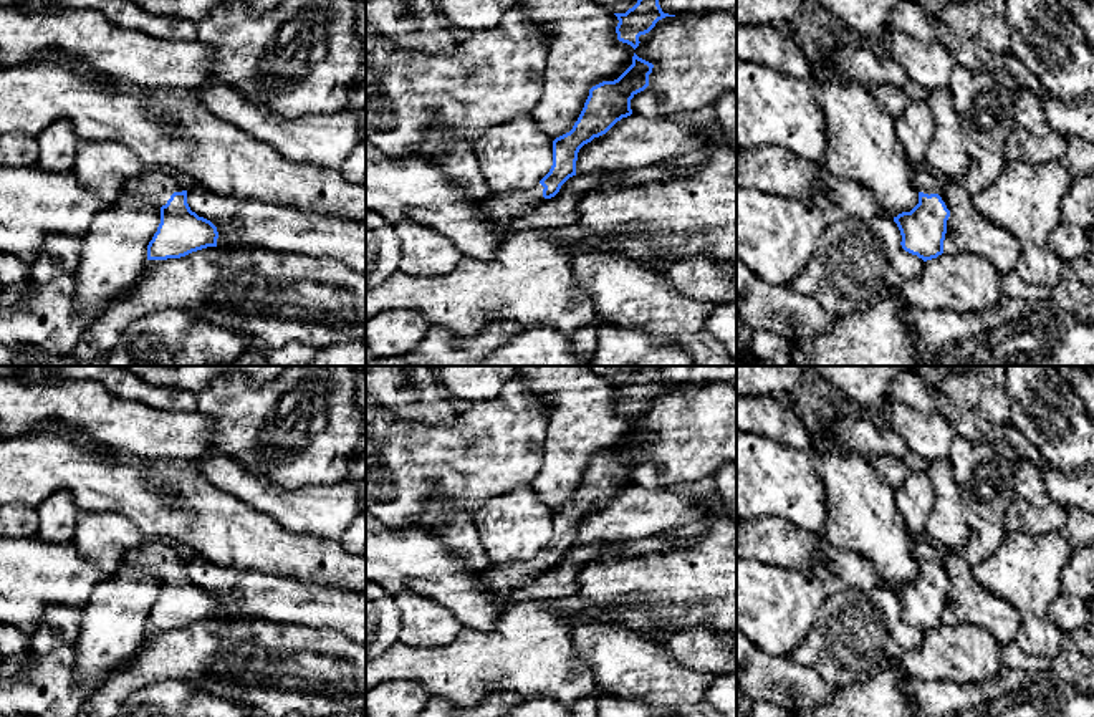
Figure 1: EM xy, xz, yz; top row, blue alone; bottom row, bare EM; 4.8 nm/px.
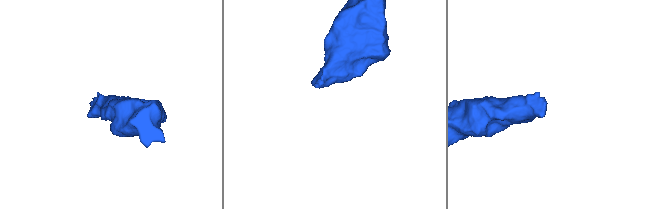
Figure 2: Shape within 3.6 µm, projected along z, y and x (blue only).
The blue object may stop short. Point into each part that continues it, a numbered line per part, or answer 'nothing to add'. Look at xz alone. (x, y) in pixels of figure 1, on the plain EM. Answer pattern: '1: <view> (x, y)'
1: xz (499, 582)

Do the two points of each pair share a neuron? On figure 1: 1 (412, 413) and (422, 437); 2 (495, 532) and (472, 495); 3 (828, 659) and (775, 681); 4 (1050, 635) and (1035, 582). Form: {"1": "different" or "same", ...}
{"1": "different", "2": "different", "3": "different", "4": "same"}

